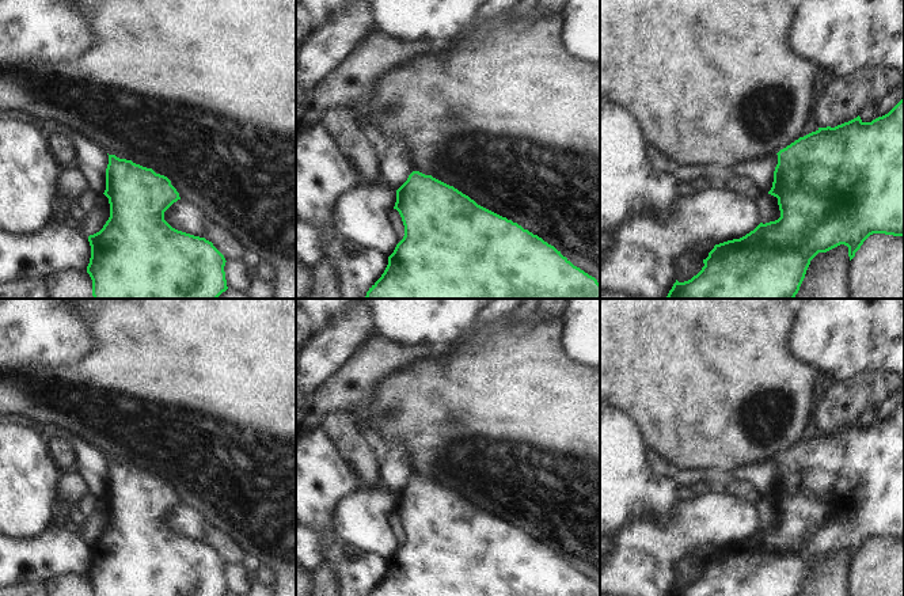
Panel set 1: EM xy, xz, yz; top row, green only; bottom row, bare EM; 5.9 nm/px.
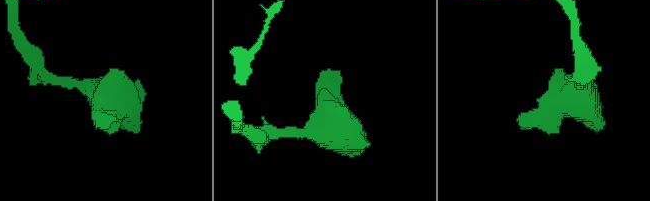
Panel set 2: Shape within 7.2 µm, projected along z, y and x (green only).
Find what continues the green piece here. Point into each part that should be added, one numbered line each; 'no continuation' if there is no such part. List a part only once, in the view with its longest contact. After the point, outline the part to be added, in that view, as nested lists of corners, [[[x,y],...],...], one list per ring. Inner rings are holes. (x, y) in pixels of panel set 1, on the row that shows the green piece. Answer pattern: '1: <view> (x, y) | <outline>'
no continuation

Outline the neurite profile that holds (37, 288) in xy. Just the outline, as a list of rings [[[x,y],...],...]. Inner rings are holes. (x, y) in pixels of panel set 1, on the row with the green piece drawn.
[[[43,278],[20,280],[0,285],[0,299],[49,299]]]

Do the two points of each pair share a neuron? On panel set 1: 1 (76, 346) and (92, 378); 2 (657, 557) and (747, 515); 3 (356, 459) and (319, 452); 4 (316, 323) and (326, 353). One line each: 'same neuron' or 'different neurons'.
1: different neurons
2: same neuron
3: different neurons
4: different neurons

